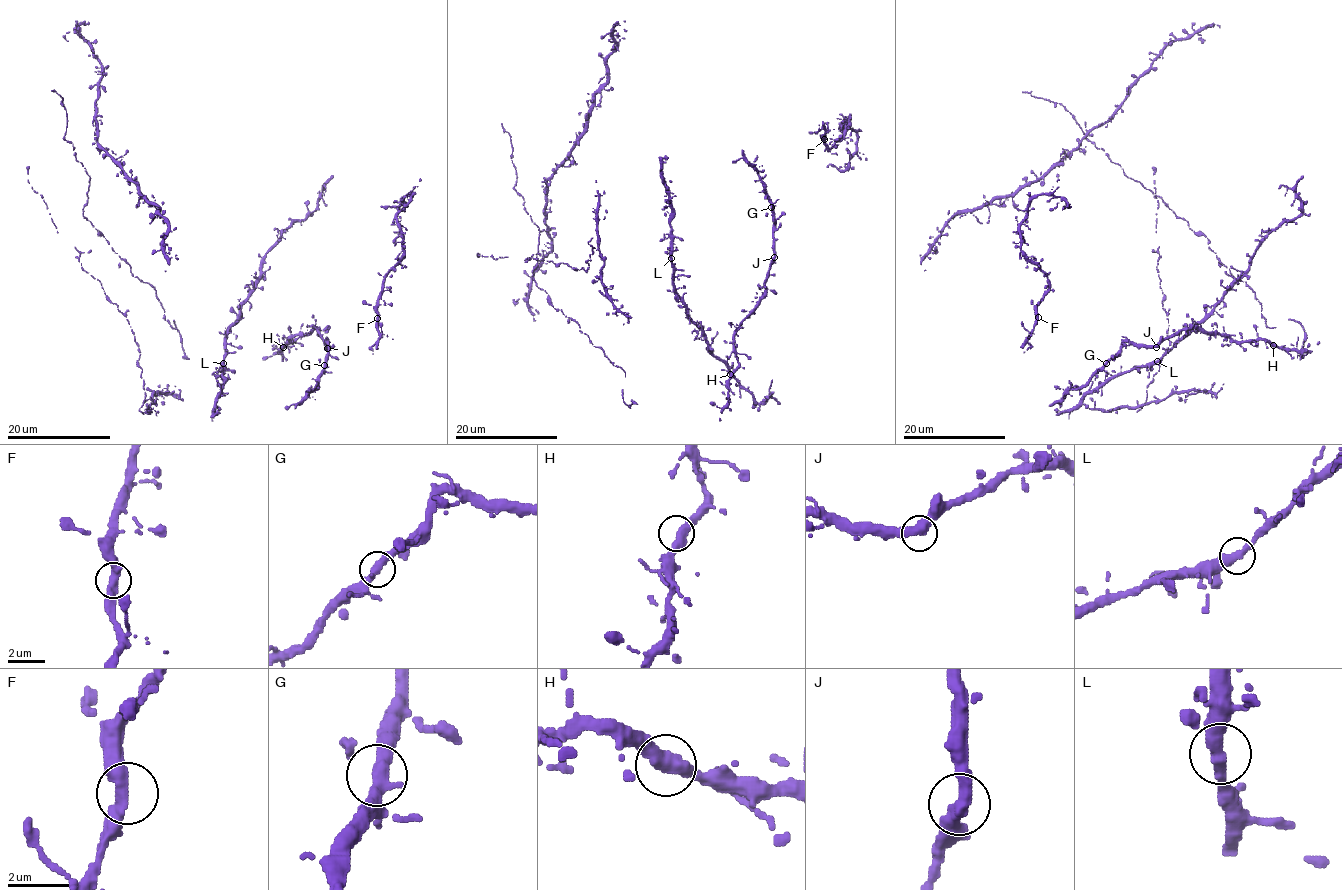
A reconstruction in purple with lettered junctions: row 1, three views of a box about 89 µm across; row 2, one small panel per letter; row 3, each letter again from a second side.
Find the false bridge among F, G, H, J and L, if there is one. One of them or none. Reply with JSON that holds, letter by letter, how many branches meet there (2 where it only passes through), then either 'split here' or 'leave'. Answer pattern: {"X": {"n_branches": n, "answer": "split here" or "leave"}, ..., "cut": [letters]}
{"F": {"n_branches": 2, "answer": "leave"}, "G": {"n_branches": 2, "answer": "leave"}, "H": {"n_branches": 2, "answer": "leave"}, "J": {"n_branches": 2, "answer": "leave"}, "L": {"n_branches": 2, "answer": "leave"}, "cut": []}

